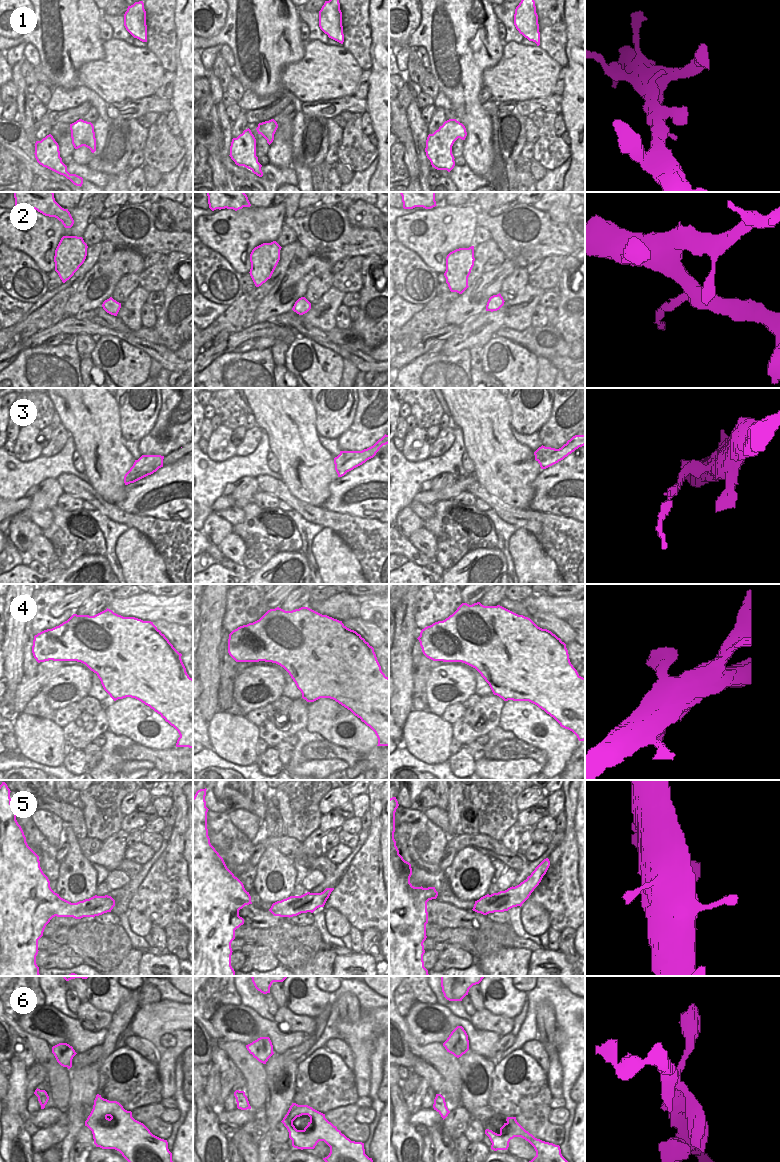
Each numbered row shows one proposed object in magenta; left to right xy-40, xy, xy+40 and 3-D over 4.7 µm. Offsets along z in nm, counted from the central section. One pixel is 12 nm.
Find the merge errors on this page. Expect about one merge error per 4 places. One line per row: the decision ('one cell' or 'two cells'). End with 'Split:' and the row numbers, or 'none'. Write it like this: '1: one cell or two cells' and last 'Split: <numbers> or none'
1: one cell
2: two cells
3: two cells
4: one cell
5: one cell
6: one cell
Split: 2, 3

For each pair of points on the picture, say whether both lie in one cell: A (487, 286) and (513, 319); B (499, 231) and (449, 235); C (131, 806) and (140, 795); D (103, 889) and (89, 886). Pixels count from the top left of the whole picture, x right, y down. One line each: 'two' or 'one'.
A: two
B: two
C: one
D: two

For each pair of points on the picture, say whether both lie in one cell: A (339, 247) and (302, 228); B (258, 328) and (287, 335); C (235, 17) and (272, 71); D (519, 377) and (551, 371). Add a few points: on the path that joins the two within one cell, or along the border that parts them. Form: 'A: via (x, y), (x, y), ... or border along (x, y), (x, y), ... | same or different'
A: via (330, 239), (325, 234), (311, 233) | same
B: border along (280, 324), (269, 336), (260, 336), (256, 339) | different
C: via (244, 30), (245, 36), (265, 57) | same
D: border along (538, 357), (538, 375), (536, 377) | different

